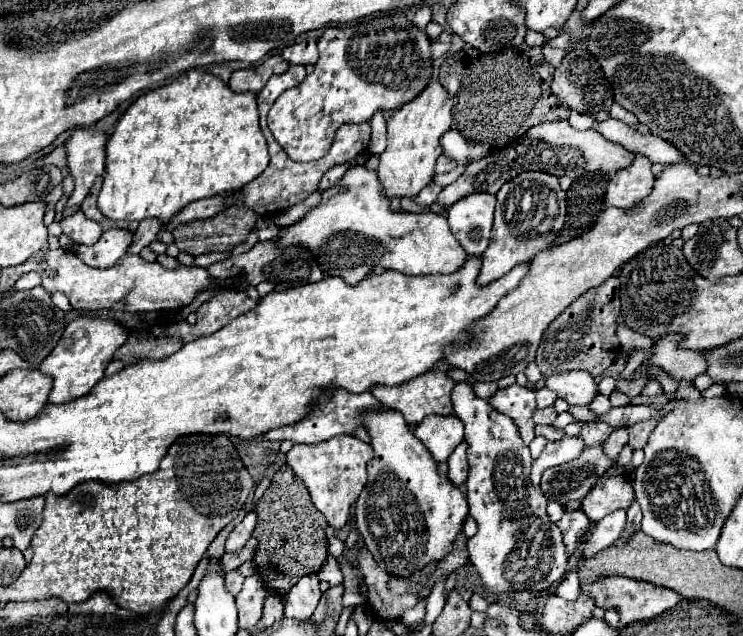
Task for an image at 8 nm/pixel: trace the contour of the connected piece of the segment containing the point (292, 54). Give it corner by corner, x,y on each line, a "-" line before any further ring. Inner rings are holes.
304,40
304,42
298,42
294,46
288,46
288,48
284,48
282,58
290,64
302,64
302,66
314,64
316,58
318,58
316,42
314,40

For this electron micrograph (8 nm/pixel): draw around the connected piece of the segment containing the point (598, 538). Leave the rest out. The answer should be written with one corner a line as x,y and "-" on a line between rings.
616,510
612,514
608,514
606,518
602,518
594,528
592,534
584,540
582,552
580,552
580,560
592,558
598,552
602,552
604,548
608,548
618,534
622,532
622,526
626,524
626,512
624,510

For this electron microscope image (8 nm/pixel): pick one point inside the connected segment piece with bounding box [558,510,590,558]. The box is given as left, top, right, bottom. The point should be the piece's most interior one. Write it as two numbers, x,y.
574,525

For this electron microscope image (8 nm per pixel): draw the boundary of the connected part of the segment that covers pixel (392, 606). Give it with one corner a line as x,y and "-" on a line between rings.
358,548
356,552
356,570
366,582
368,588
368,604
372,612
384,620
398,620
400,614
412,606
418,604
416,594
404,594
394,596
390,592
390,574
386,574
378,564
370,558
370,552
366,548

